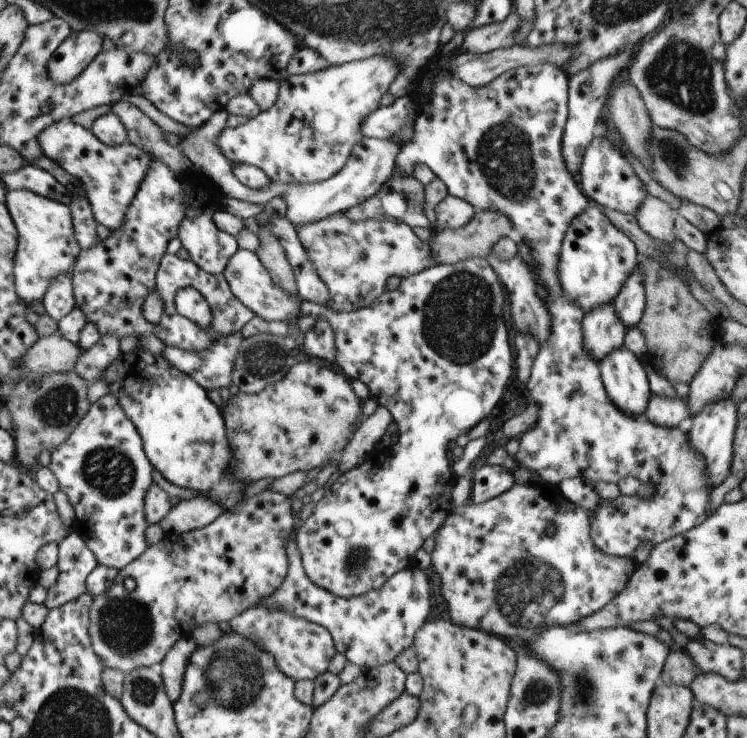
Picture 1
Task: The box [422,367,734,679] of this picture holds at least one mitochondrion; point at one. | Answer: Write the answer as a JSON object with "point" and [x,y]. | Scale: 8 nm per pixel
{"point":[527,588]}

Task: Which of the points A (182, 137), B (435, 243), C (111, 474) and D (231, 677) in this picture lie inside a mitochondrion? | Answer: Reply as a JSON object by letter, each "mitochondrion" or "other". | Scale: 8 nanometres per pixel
{"A":"other","B":"other","C":"mitochondrion","D":"mitochondrion"}

